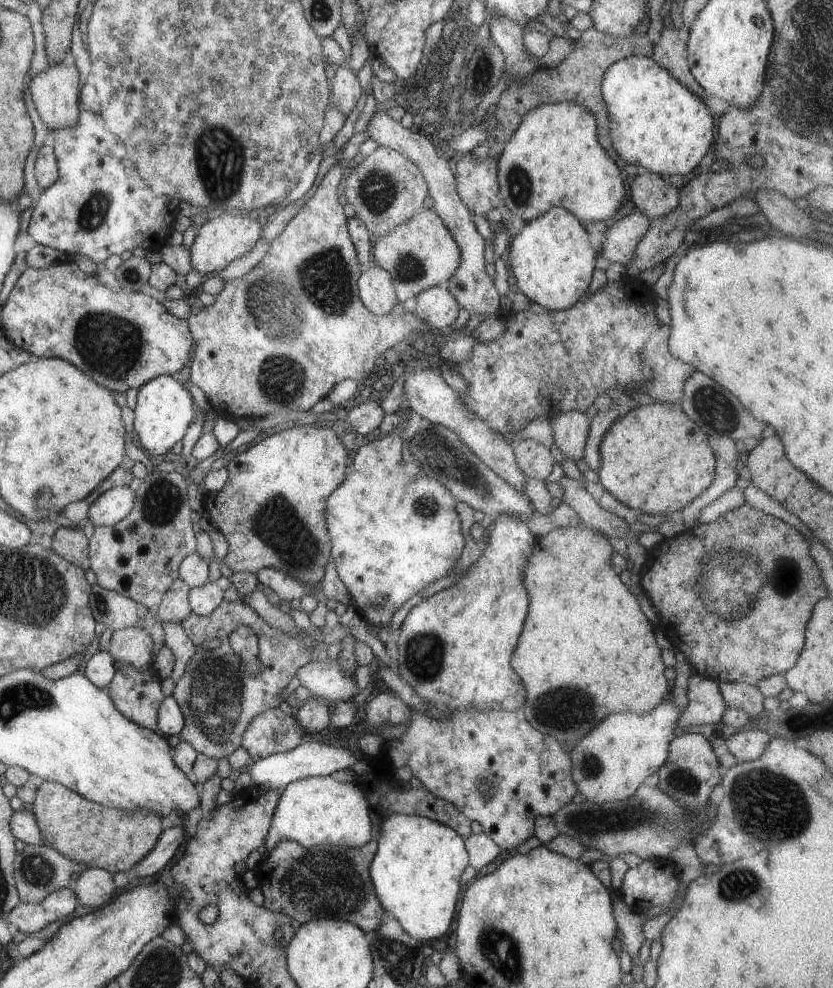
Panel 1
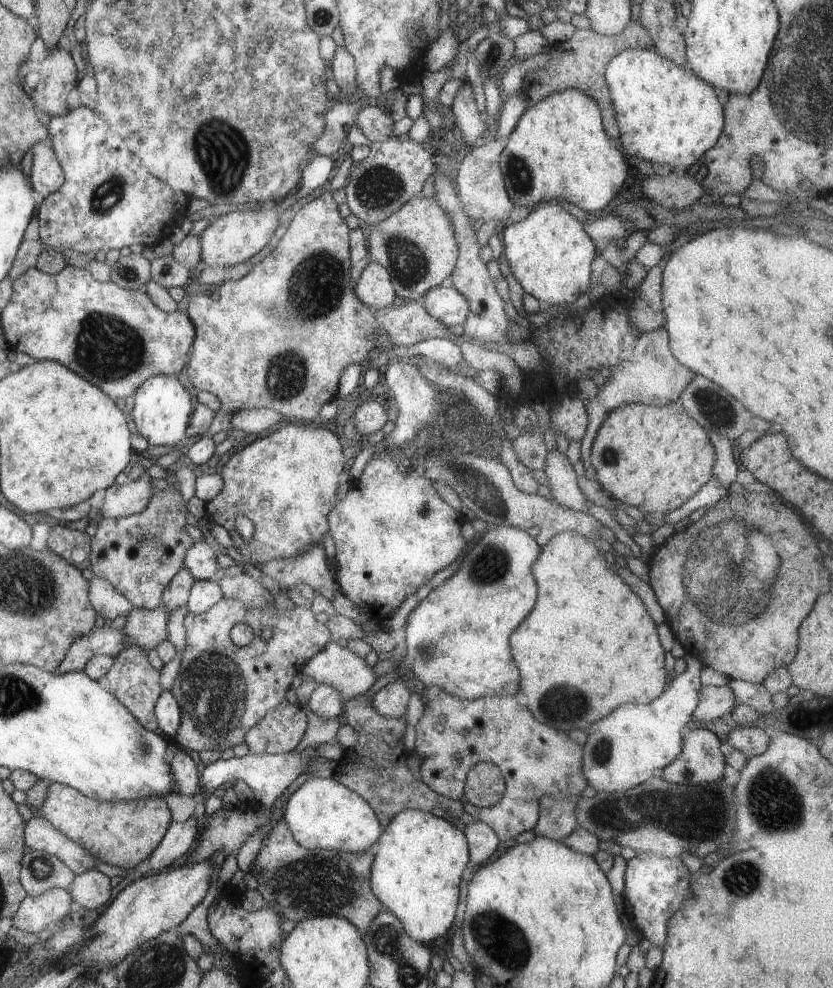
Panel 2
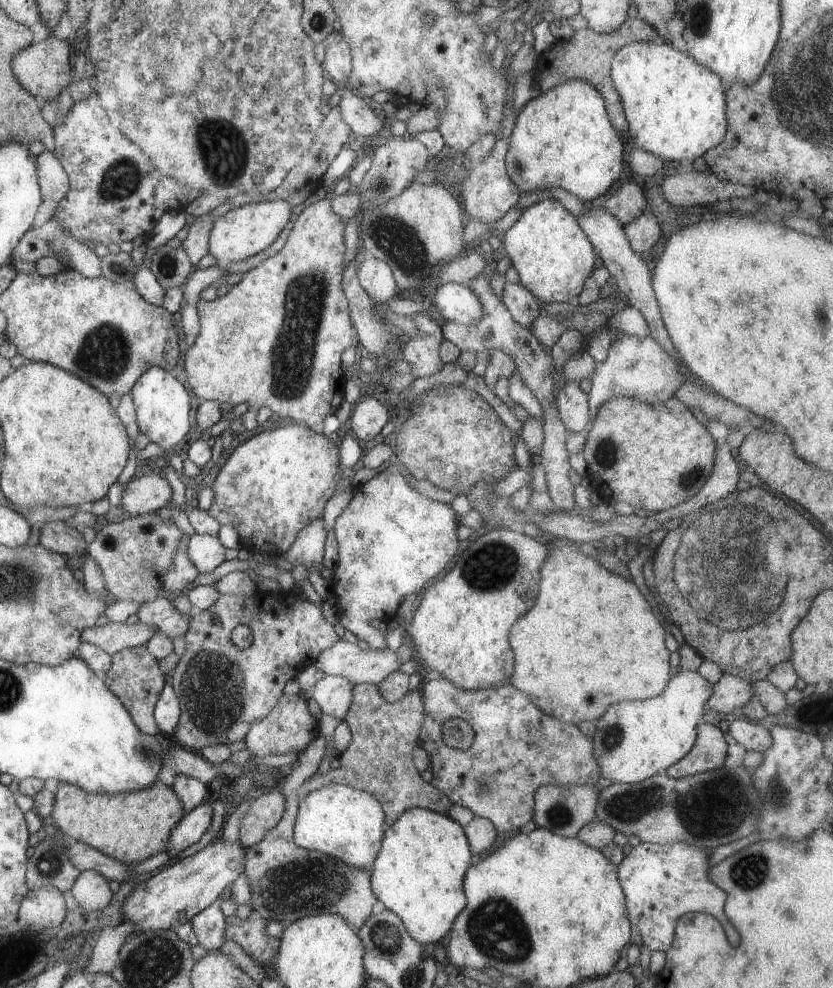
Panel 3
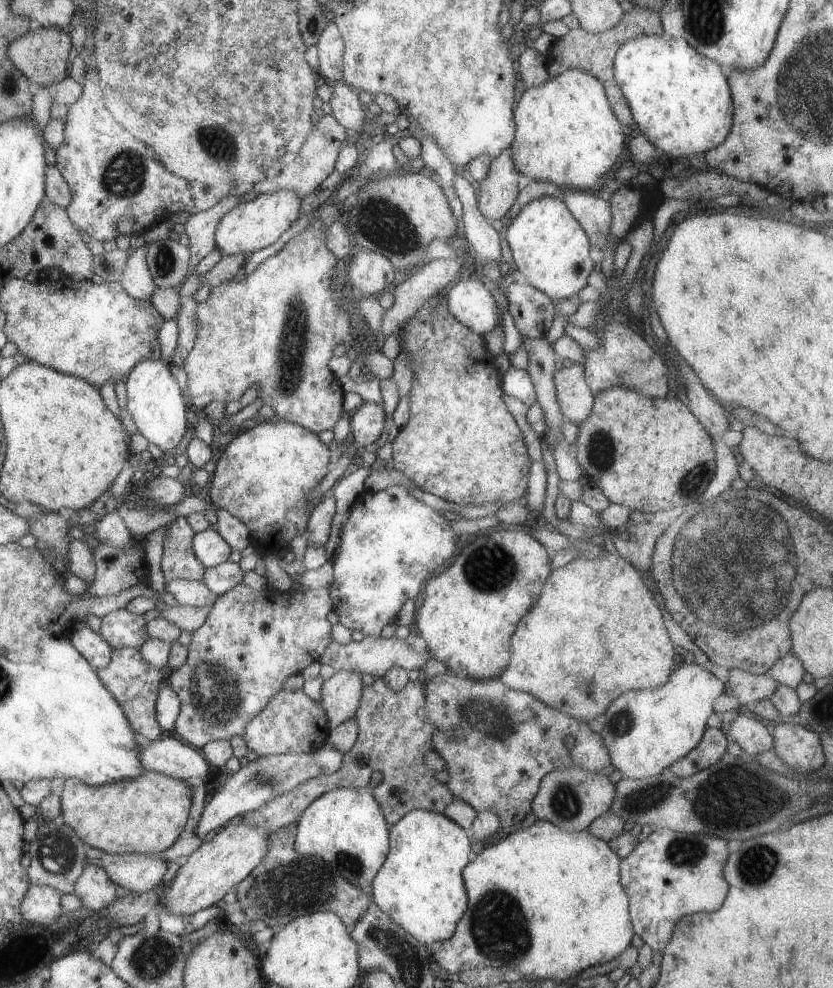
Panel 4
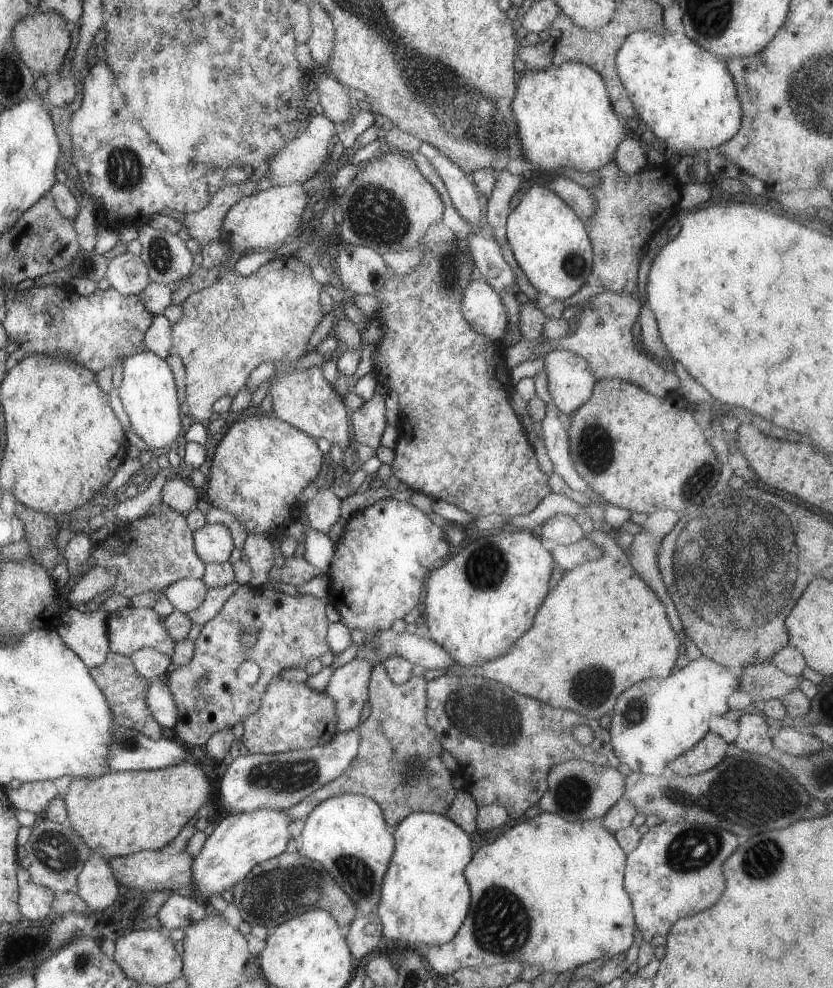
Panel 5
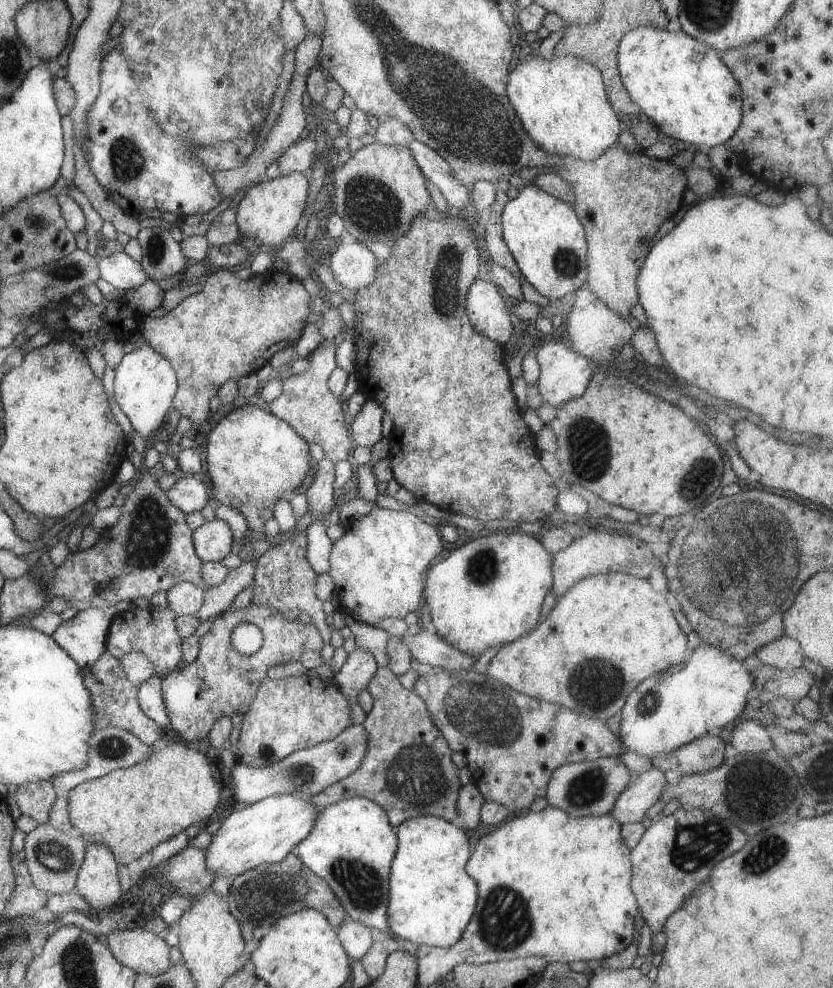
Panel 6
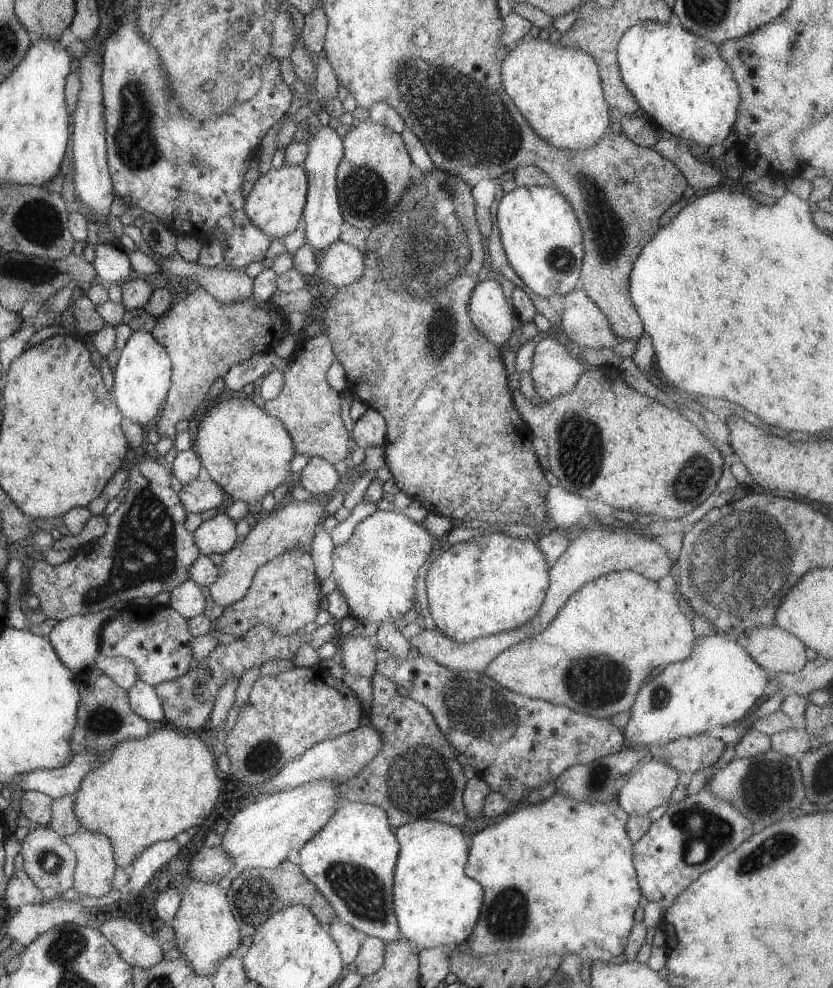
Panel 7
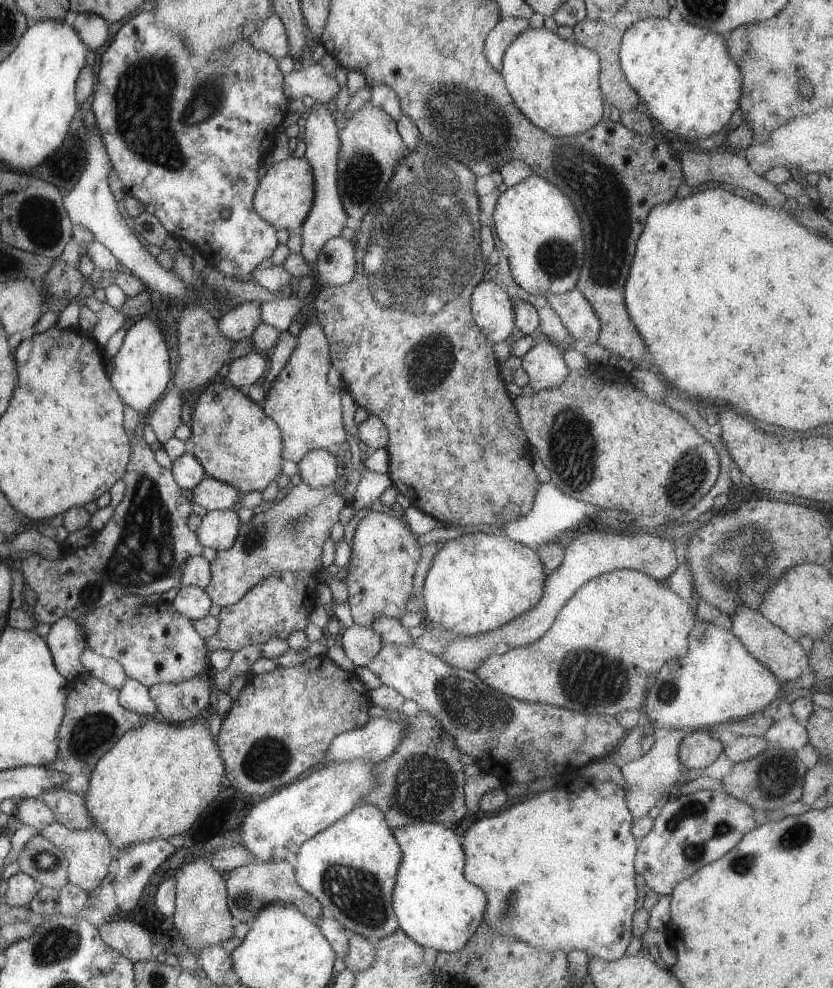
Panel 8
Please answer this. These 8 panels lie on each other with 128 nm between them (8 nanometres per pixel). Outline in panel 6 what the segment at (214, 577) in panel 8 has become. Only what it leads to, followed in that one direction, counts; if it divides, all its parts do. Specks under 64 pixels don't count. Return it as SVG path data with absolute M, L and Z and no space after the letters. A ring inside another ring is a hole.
M242 560L236 568L227 569L227 574L220 583L204 591L202 605L193 616L203 621L227 611L235 595L245 586L252 586L255 567L253 562Z

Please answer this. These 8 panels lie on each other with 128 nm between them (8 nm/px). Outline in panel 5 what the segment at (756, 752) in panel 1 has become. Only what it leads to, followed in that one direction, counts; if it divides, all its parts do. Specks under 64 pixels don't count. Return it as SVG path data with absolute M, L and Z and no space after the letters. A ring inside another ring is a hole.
M742 714L737 722L737 735L733 742L739 750L765 756L772 748L772 739L767 735L768 725L757 714Z

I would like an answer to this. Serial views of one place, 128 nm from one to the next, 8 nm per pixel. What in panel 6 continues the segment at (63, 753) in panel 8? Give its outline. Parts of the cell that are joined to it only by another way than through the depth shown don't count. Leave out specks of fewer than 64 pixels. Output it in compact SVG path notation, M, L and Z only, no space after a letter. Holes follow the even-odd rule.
M103 653L91 666L83 667L81 674L83 674L83 684L89 690L89 700L91 700L89 710L93 710L93 729L96 731L107 726L123 728L131 736L135 736L141 744L152 746L151 744L160 737L163 731L158 724L141 712L137 702L138 687L125 678L119 666L119 660Z

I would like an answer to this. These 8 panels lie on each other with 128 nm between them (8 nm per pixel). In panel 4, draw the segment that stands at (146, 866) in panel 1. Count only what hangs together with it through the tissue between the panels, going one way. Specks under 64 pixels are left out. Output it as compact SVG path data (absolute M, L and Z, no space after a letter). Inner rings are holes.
M324 745L305 753L268 755L259 757L254 762L248 762L237 772L231 772L229 778L211 796L211 800L205 804L201 812L198 826L193 833L202 840L210 831L219 830L224 824L263 807L270 802L270 799L286 794L313 778L335 773L341 767L343 756L344 754L333 746Z

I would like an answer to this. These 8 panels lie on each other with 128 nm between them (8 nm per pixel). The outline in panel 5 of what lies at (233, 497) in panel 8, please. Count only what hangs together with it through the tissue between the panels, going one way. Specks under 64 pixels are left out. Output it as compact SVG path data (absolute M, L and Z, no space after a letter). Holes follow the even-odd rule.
M180 476L166 480L160 493L165 506L183 515L193 509L193 504L199 499L199 489L193 487L188 479L185 480Z

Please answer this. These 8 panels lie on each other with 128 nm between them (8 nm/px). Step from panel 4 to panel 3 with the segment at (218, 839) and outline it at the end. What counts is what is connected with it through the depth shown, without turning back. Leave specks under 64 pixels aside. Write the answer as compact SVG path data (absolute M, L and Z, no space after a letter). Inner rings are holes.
M215 840L196 854L186 856L172 866L163 866L158 871L151 873L148 878L137 882L133 893L124 901L122 918L124 921L131 922L134 932L172 930L177 925L190 922L195 915L213 903L227 884L232 884L239 874L245 872L245 866L246 850L239 840L235 840L235 842Z

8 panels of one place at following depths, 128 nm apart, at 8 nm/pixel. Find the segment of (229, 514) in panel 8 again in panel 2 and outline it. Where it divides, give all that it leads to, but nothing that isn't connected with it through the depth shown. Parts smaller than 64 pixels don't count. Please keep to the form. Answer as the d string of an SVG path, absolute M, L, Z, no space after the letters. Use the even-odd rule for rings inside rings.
M195 542L184 553L182 565L189 570L194 581L210 580L217 568L217 549L203 542Z

